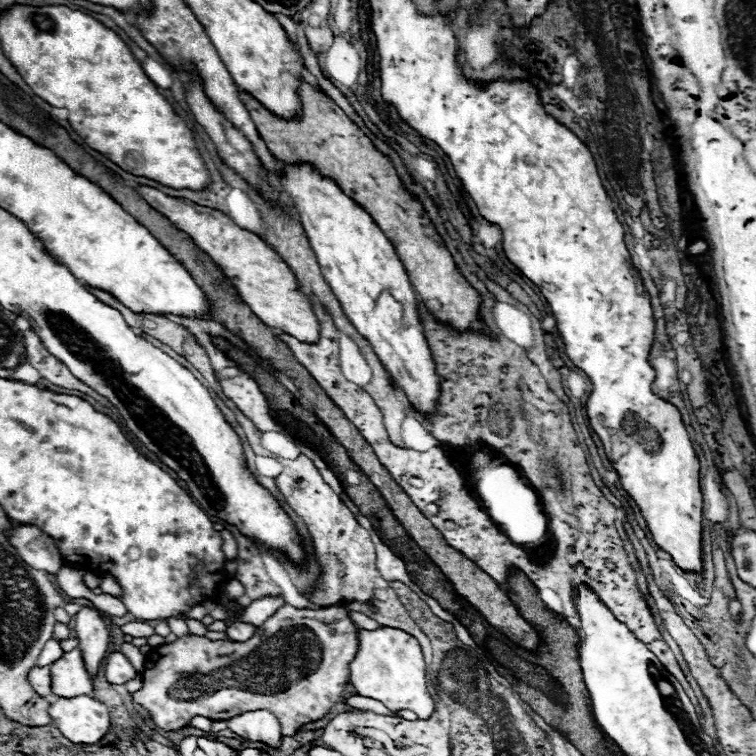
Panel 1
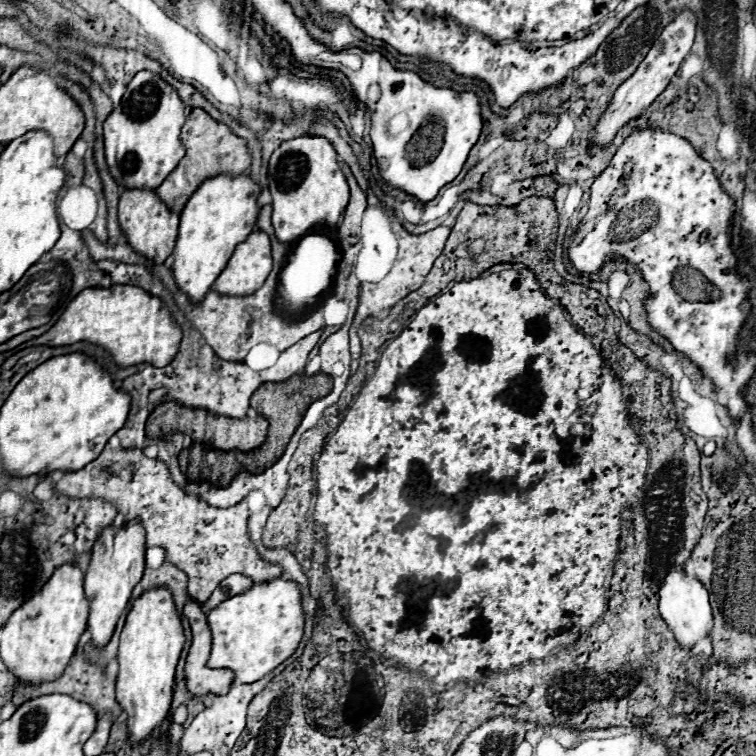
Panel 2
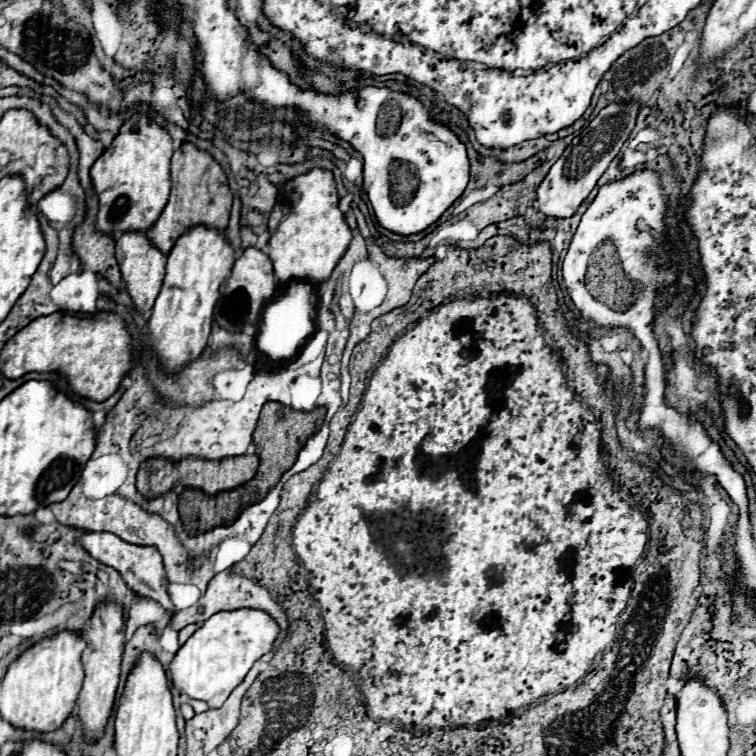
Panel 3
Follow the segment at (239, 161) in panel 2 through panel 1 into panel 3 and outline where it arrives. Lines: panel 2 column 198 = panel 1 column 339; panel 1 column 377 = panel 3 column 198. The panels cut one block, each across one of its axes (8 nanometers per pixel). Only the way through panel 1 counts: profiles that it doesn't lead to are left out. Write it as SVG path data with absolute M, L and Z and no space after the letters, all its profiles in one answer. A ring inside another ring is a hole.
M184 142L172 156L172 194L158 220L146 230L148 238L164 254L170 252L176 238L196 224L208 224L224 230L228 226L232 206L232 192L222 166L204 150L198 150L192 142Z

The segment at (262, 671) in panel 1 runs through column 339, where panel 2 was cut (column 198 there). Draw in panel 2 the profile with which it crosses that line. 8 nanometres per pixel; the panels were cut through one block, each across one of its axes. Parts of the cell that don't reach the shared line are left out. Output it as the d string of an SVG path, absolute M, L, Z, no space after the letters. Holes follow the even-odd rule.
M190 600L184 606L184 614L192 626L192 648L186 658L186 688L192 698L202 700L208 694L224 694L234 684L234 672L230 668L208 668L208 656L212 650L212 632L206 622L206 614L200 604Z

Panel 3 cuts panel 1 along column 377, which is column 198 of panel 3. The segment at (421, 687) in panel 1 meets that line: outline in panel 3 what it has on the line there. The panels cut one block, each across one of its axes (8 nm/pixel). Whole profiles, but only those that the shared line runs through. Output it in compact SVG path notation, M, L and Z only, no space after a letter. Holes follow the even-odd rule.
M240 608L212 614L178 650L170 664L172 684L190 700L204 700L210 708L220 708L230 692L244 680L252 664L272 650L280 628L264 610Z

